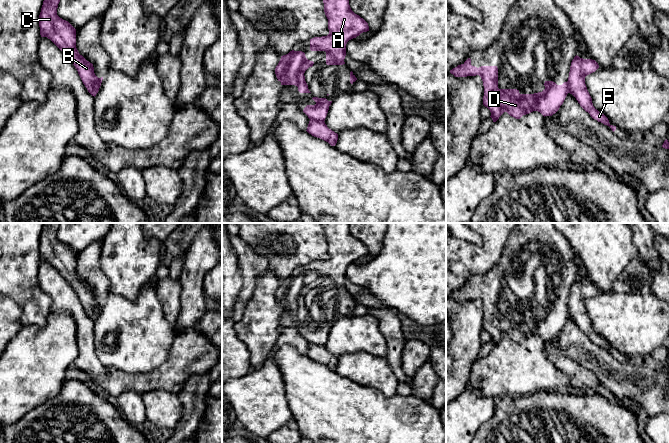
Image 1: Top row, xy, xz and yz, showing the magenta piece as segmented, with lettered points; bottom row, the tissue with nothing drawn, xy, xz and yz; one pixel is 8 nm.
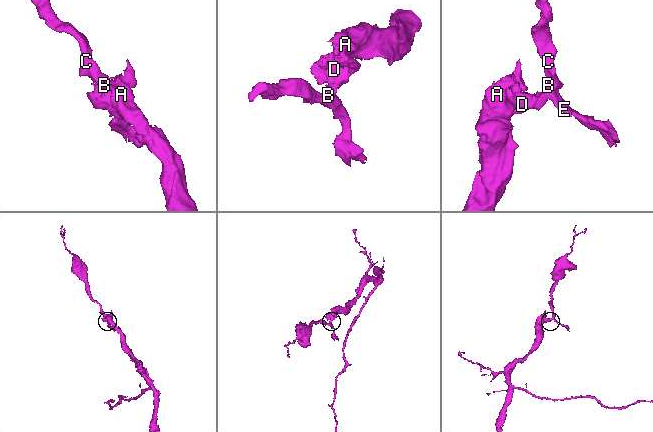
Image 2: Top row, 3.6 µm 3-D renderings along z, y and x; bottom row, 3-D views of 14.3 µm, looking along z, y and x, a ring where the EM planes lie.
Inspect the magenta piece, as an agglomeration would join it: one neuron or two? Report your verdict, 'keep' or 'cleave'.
cleave

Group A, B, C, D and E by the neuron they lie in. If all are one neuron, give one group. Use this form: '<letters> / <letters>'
A D / B C E

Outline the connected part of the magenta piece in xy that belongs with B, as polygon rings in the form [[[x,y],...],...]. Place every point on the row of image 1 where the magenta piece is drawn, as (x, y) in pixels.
[[[44,0],[39,15],[39,27],[41,37],[50,39],[71,61],[78,71],[78,74],[87,88],[88,92],[93,96],[98,93],[103,77],[98,78],[94,73],[93,64],[87,61],[79,54],[76,48],[76,29],[66,20],[57,15],[57,8],[60,0]]]

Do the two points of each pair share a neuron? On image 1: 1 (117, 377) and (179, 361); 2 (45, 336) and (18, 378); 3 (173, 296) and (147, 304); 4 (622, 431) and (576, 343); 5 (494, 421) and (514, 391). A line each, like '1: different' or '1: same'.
1: same
2: same
3: different
4: different
5: different

